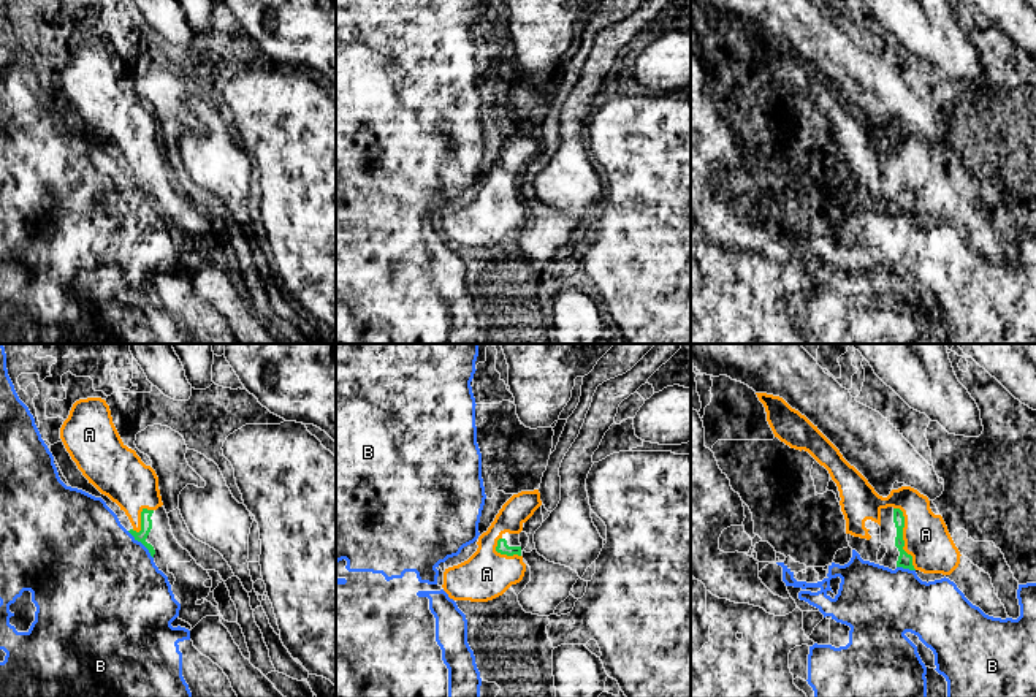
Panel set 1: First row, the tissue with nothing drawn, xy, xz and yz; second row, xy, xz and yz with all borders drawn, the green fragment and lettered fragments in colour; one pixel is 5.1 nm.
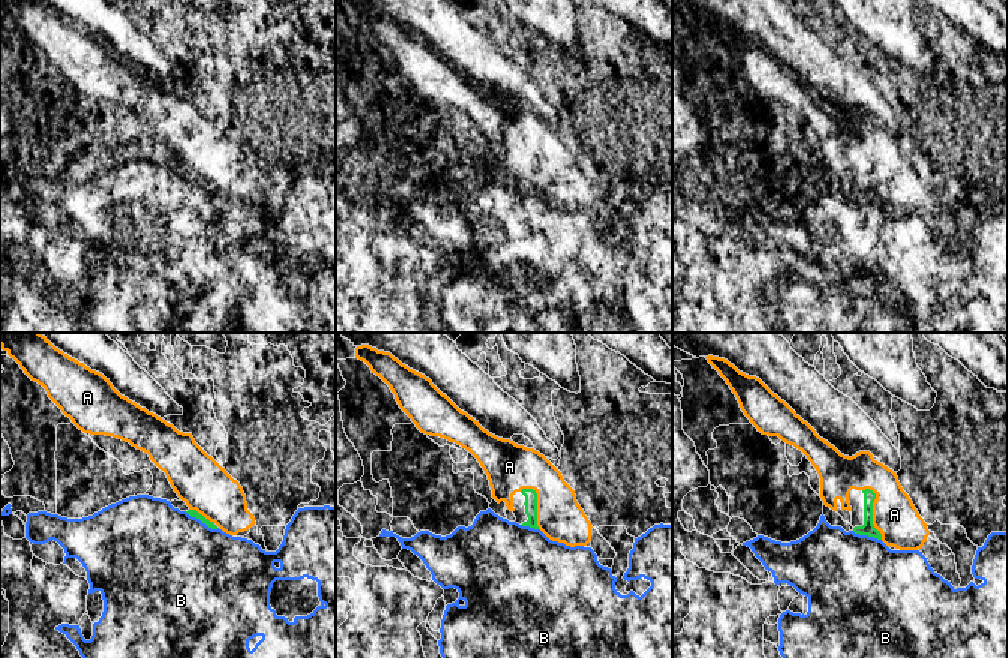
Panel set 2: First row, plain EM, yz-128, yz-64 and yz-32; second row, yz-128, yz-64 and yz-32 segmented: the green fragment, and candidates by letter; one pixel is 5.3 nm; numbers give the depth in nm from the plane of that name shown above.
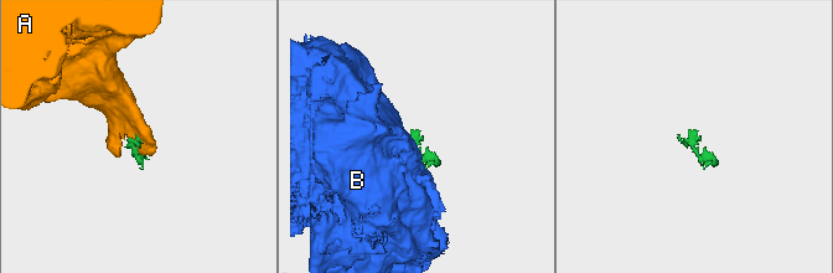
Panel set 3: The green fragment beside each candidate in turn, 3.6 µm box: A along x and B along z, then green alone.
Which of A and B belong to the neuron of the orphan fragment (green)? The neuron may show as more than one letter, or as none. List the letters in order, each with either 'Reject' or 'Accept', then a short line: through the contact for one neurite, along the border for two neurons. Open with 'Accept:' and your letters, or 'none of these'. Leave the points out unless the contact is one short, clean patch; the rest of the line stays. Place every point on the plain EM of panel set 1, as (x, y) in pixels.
Accept: A
A: Accept. Line: yz (905, 205), (902, 182), (922, 182), (925, 179)
B: Reject

